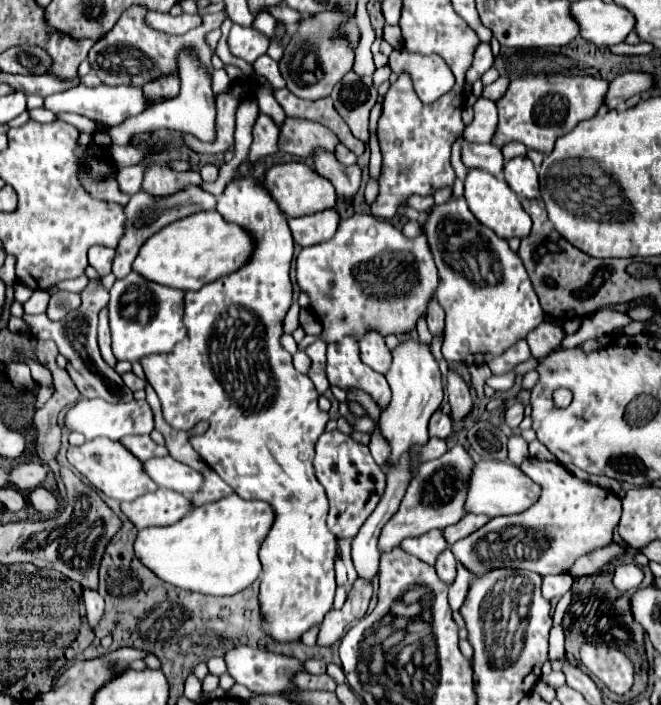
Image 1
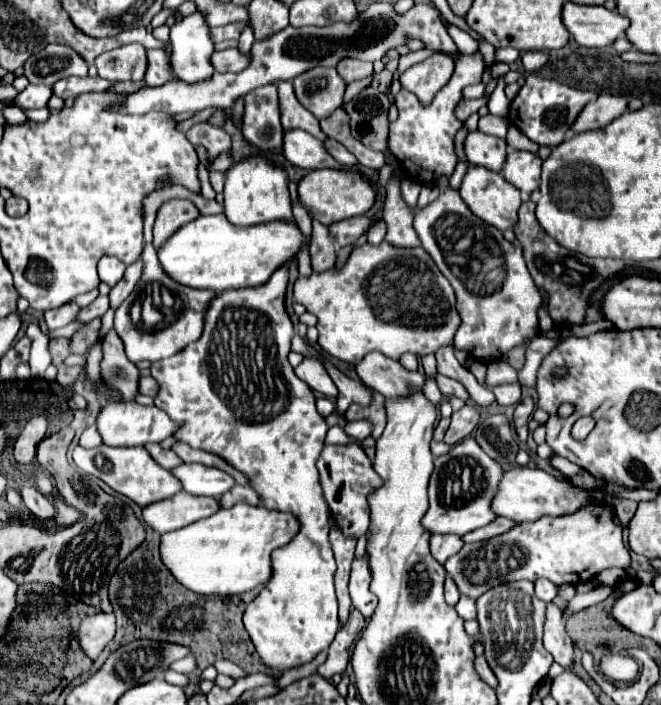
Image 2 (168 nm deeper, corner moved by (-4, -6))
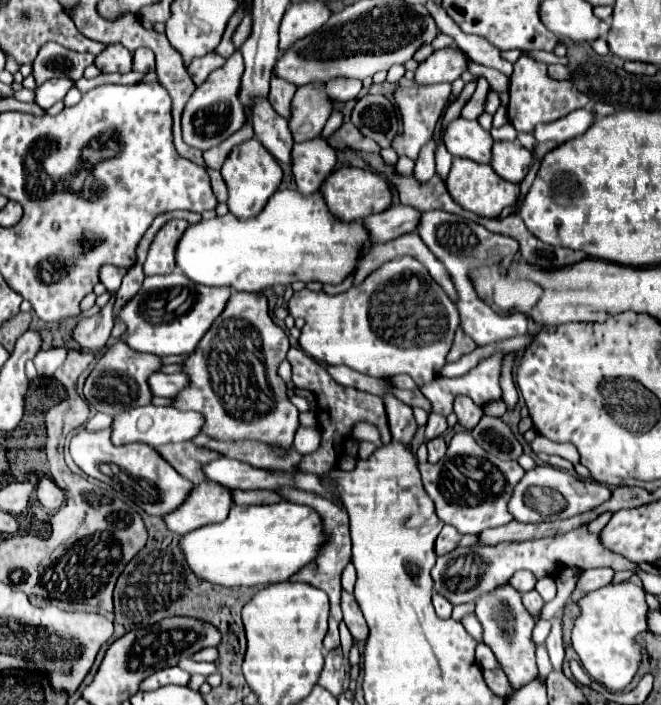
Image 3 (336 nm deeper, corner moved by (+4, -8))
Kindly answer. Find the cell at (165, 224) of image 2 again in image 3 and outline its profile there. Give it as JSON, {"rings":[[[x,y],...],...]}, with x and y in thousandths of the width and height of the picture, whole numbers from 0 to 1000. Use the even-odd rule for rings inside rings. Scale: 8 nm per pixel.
{"rings":[[[260,312],[254,315],[233,338],[224,366],[218,372],[218,389],[236,391],[236,389],[257,389],[266,383],[266,346],[275,338],[278,326],[284,323],[281,312]]]}

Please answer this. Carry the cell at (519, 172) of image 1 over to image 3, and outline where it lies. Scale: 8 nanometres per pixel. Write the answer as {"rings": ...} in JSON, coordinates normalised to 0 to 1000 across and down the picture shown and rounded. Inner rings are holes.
{"rings":[[[747,201],[744,230],[747,244],[769,258],[790,258],[805,233],[805,218],[784,201]]]}

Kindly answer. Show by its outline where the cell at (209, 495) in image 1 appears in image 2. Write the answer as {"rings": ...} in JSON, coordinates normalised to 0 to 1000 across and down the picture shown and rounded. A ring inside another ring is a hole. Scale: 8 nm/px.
{"rings":[[[357,687],[351,695],[345,695],[345,701],[336,701],[336,706],[333,706],[333,718],[336,718],[336,721],[348,721],[348,718],[354,718],[357,712],[390,715],[390,704],[387,704],[387,698],[381,698],[378,689]]]}

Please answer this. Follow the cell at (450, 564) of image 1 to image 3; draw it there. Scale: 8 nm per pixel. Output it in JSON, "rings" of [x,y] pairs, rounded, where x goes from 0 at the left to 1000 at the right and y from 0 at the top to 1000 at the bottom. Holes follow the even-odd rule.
{"rings":[[[657,843],[657,845],[654,845],[654,860],[657,860],[657,865],[660,865],[660,871],[663,871],[666,877],[681,877],[681,871],[684,871],[684,857],[681,857],[672,845]]]}

